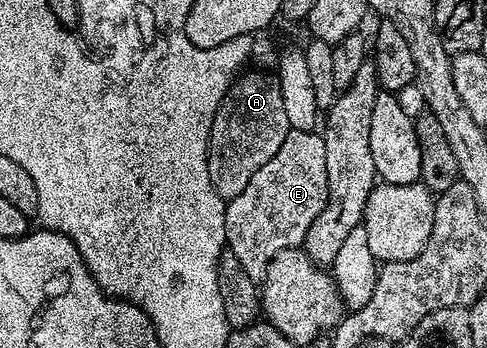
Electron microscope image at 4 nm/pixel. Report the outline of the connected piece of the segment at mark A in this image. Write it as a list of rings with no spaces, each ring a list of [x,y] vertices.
[[[272,73],[244,74],[223,96],[211,124],[207,168],[215,192],[226,200],[239,196],[247,188],[247,180],[279,152],[279,144],[283,144],[290,132],[278,79]]]

